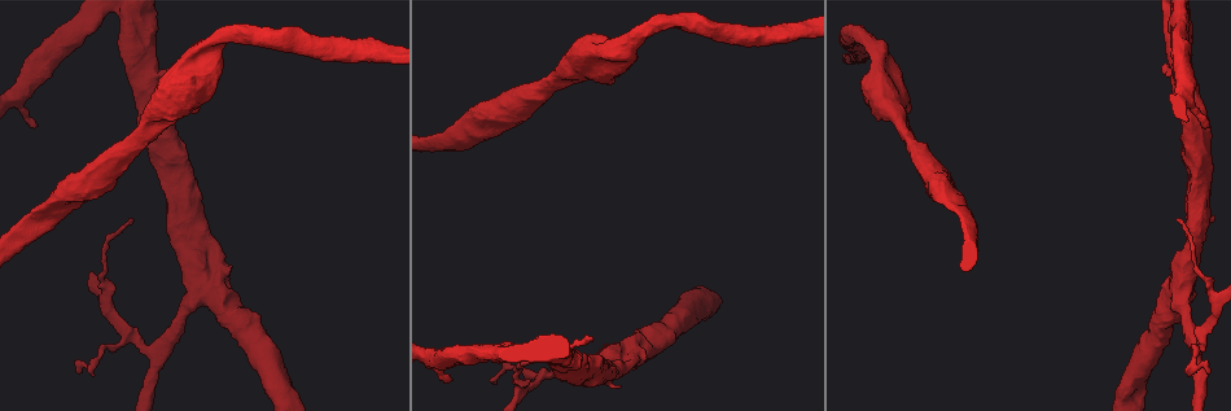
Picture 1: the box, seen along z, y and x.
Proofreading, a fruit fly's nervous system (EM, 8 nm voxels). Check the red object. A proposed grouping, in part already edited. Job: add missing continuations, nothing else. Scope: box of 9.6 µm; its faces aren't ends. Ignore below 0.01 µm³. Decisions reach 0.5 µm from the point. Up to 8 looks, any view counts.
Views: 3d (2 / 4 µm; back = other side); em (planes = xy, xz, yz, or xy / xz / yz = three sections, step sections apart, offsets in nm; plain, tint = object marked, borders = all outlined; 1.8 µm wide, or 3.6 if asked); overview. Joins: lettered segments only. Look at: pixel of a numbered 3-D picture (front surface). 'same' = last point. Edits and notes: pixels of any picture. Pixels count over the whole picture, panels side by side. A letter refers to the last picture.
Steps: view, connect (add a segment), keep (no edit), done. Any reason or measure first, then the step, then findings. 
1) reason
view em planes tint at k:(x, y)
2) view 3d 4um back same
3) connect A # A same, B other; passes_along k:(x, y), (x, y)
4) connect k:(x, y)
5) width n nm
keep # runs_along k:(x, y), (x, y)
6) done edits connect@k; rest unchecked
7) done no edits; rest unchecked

thick turns thin
view em 3.6um planes plain at 1:(156, 112)

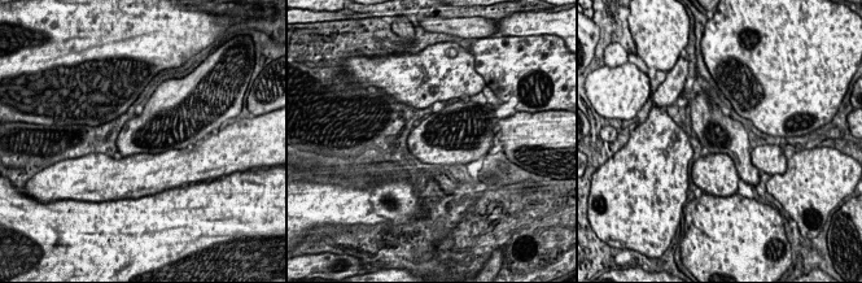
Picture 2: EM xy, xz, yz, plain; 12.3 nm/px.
where the object lies
view em 3.6um planes tint same

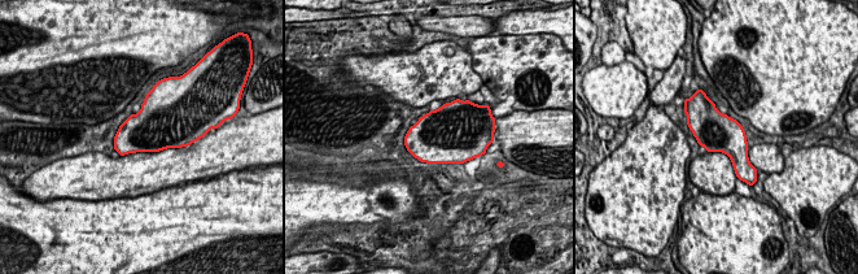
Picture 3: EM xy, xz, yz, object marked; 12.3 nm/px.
what lies round it
view em 3.6um planes borders same

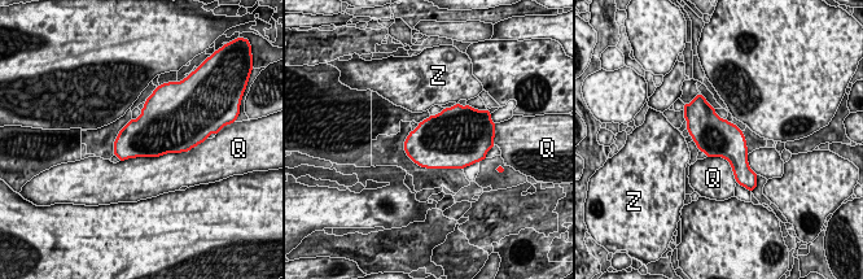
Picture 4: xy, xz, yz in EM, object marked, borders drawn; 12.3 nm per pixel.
width 480 nm
keep # Q other, Z other; none of them fits

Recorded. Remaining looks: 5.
branch stops here
view em planes borders at 1:(1178, 221)

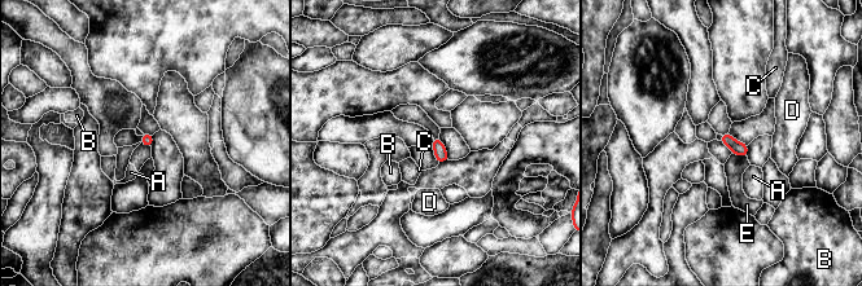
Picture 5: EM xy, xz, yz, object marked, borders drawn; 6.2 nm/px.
width 70 nm
keep # A other, B other, C other, D other, E other; border 5:(733, 153), (745, 157); no lettered segment goes on from it

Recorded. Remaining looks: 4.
view 3d 2um at 1:(590, 337)

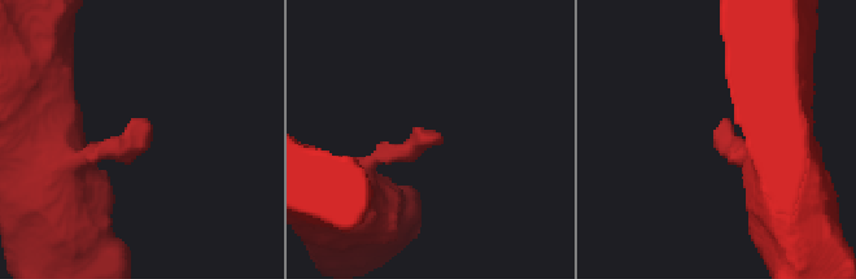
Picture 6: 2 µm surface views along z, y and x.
need the tissue
view em planes borders at 6:(723, 123)

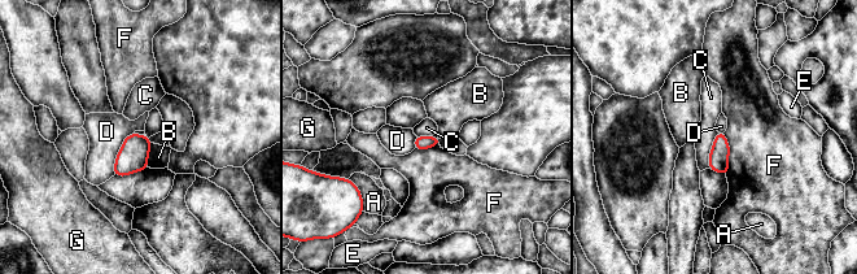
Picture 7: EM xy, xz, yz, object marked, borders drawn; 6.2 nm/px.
keep # A other, B other, C other, D other, E other, F other, G other; border 7:(718, 133), (709, 153), (708, 168); none of them fits

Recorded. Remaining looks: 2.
thick end
view 3d 4um at 1:(1214, 220)

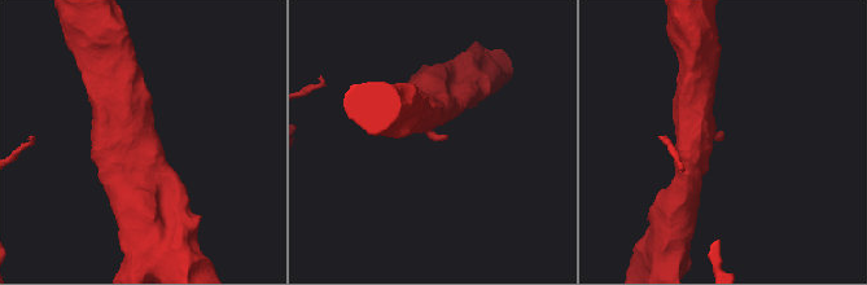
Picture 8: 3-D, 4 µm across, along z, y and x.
view em planes borders at 8:(720, 137)

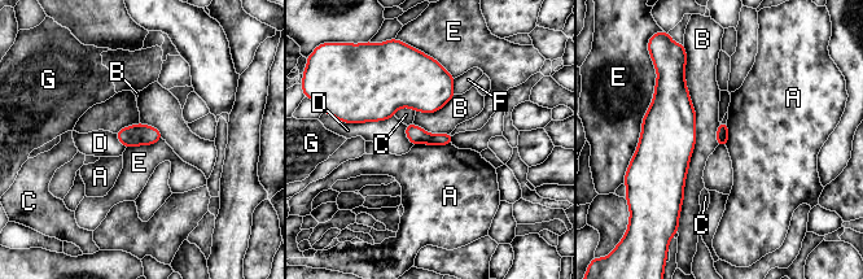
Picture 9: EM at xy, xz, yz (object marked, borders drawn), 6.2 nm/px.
keep # A other, B other, C other, D other, E other, F other, G other; border 9:(687, 55), (696, 143), (678, 217); no lettered segment goes on from it

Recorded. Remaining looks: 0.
done no edits; rest unchecked

